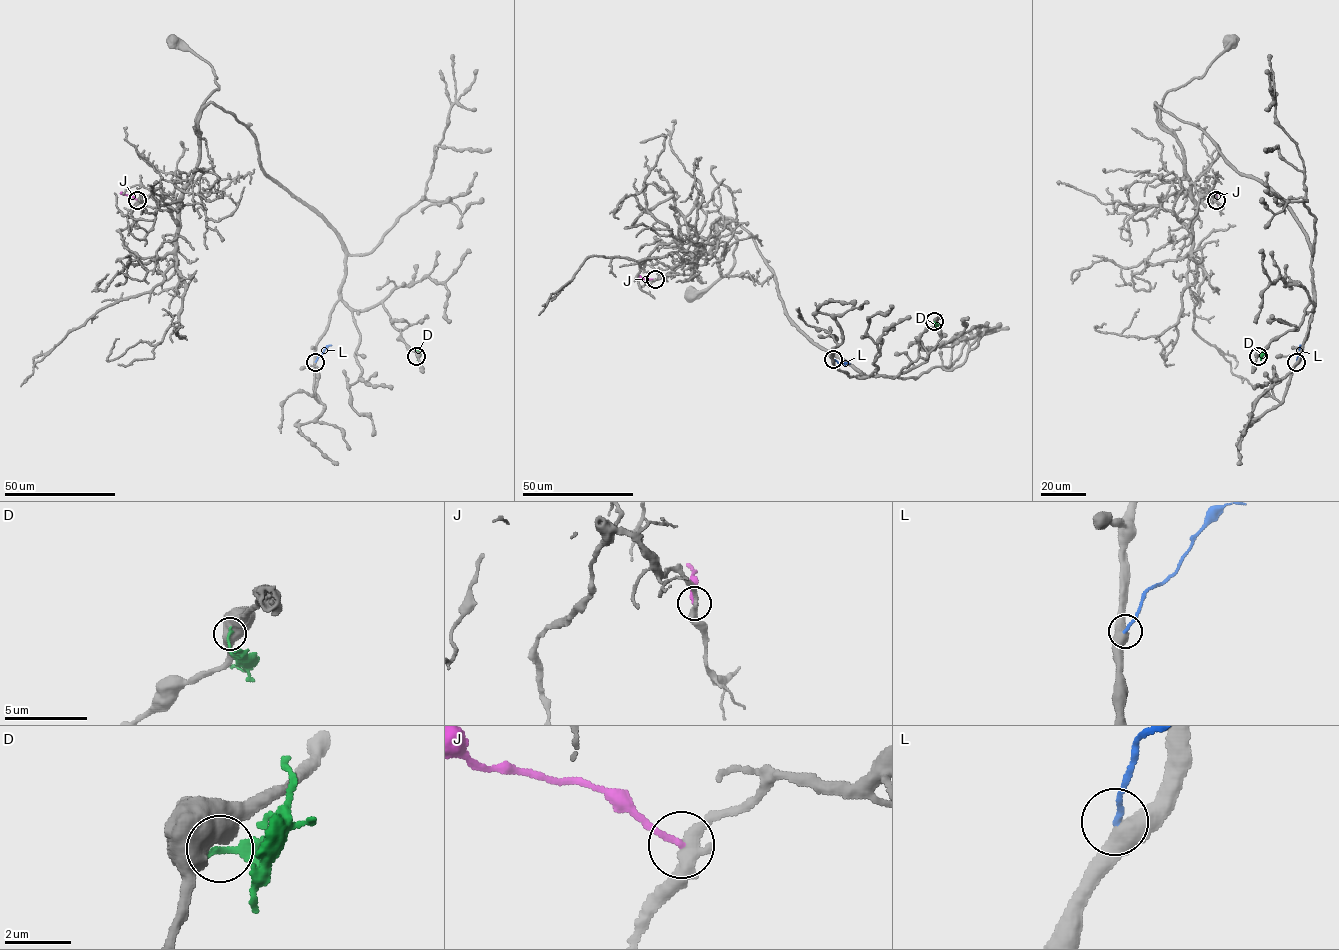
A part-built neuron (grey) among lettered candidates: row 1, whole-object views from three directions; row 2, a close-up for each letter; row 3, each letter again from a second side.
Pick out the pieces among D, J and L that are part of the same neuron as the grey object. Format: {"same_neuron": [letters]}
{"same_neuron": []}

